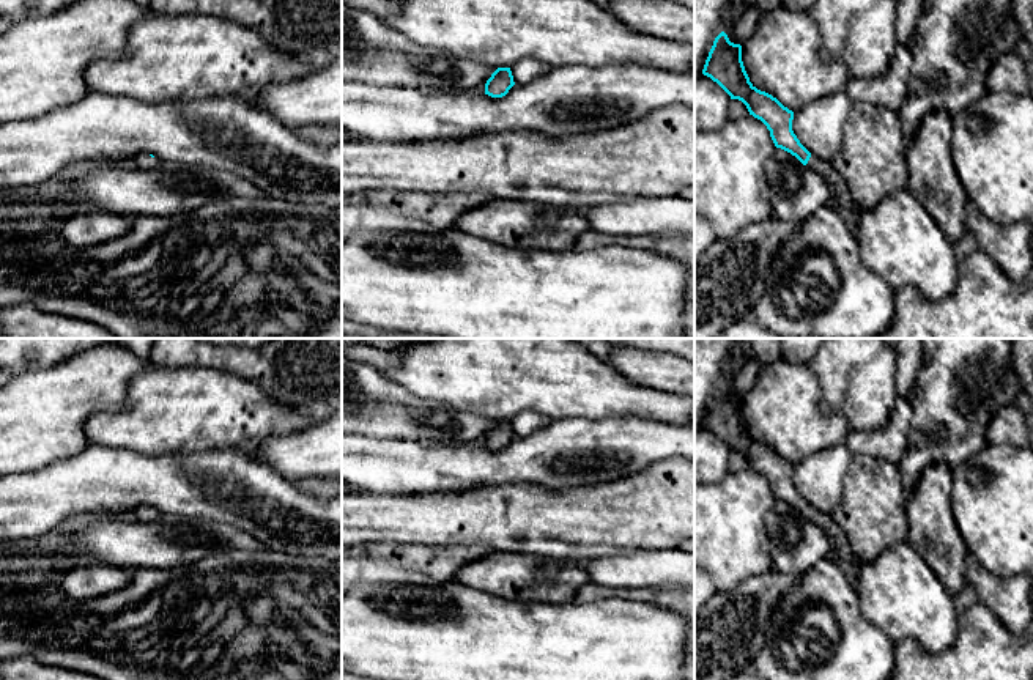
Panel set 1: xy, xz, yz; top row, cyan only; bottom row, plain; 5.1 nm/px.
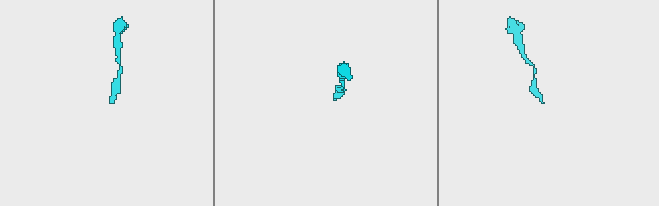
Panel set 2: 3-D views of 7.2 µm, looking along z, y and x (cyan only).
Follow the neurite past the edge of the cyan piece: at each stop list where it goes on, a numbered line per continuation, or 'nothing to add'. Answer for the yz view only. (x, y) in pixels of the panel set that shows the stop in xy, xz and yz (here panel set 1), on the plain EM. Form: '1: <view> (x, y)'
1: yz (822, 520)

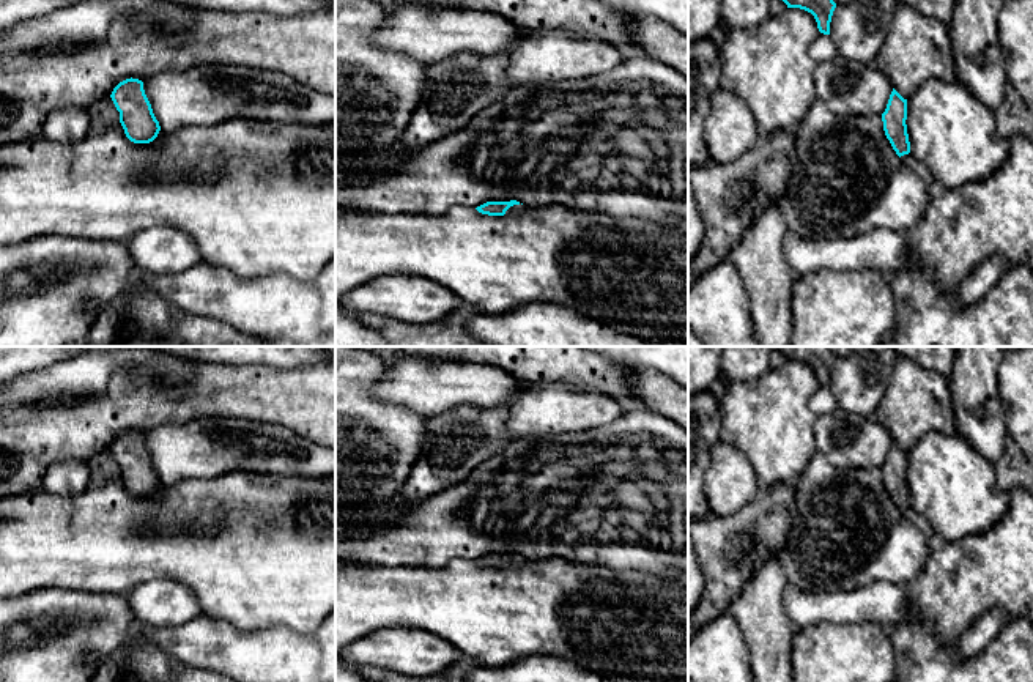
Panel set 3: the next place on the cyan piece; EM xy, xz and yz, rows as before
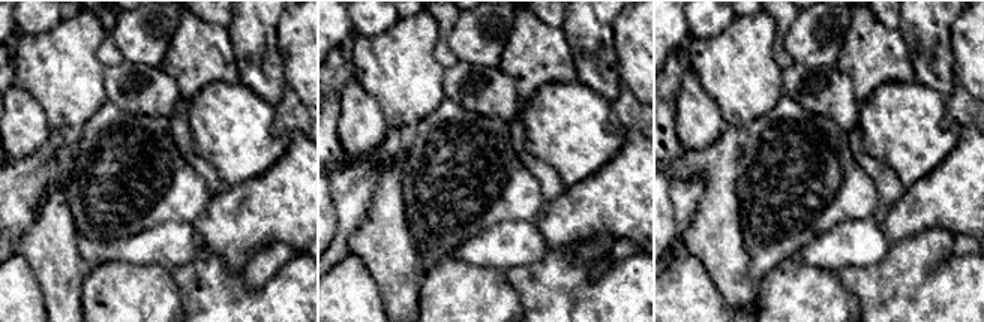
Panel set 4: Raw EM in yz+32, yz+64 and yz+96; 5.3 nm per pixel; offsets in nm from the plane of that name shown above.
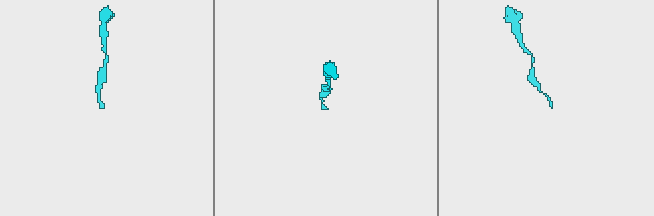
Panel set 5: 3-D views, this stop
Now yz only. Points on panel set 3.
1: yz (921, 523)

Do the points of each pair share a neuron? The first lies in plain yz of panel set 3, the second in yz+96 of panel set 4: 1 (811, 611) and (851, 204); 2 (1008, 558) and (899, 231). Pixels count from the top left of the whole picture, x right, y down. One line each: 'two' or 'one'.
1: two
2: one

